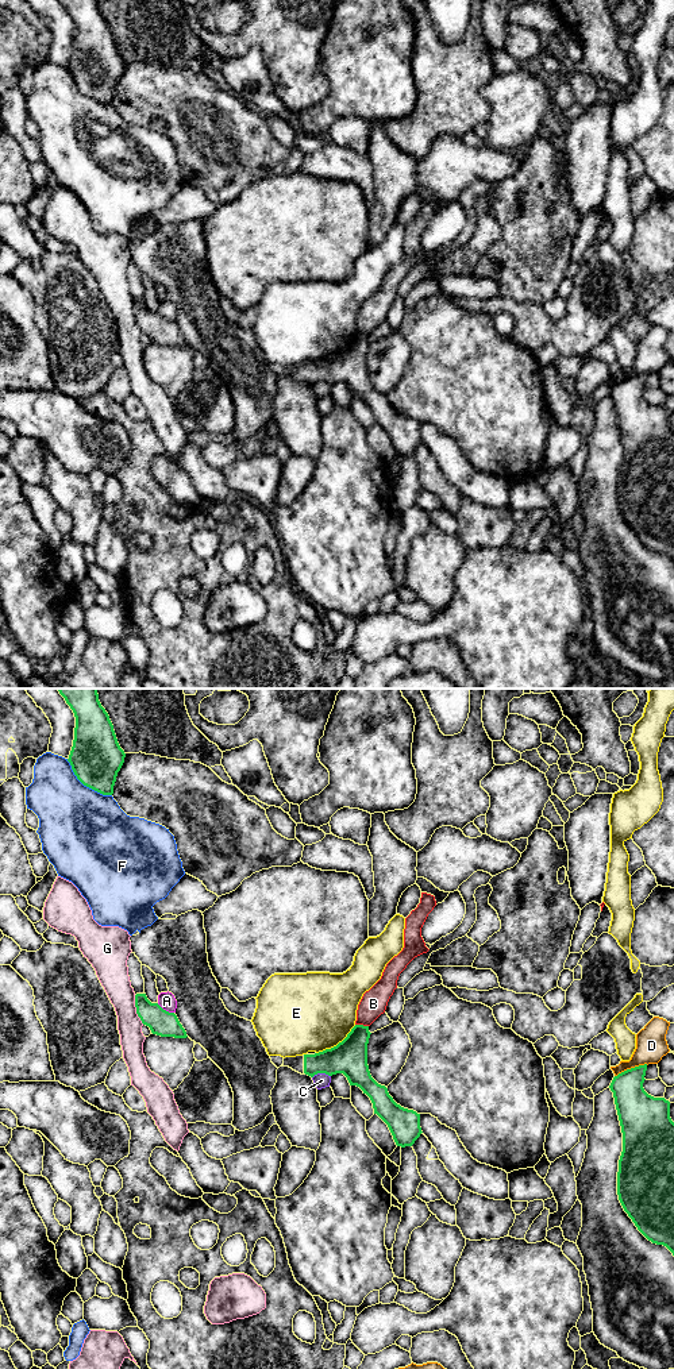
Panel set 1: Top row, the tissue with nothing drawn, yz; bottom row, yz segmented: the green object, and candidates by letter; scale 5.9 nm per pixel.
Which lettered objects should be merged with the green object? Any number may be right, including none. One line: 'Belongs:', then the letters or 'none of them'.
Belongs: none of them

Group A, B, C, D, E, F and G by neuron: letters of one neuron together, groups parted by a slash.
A / B / C / D / E / F / G

